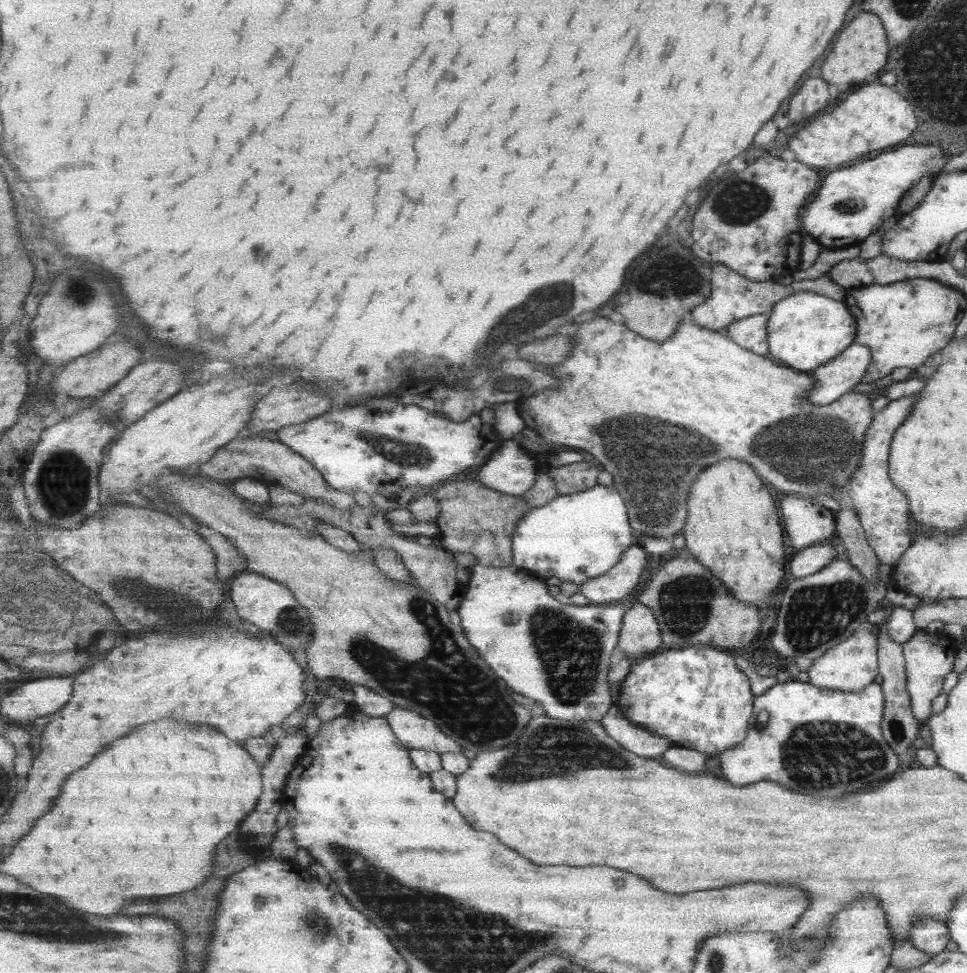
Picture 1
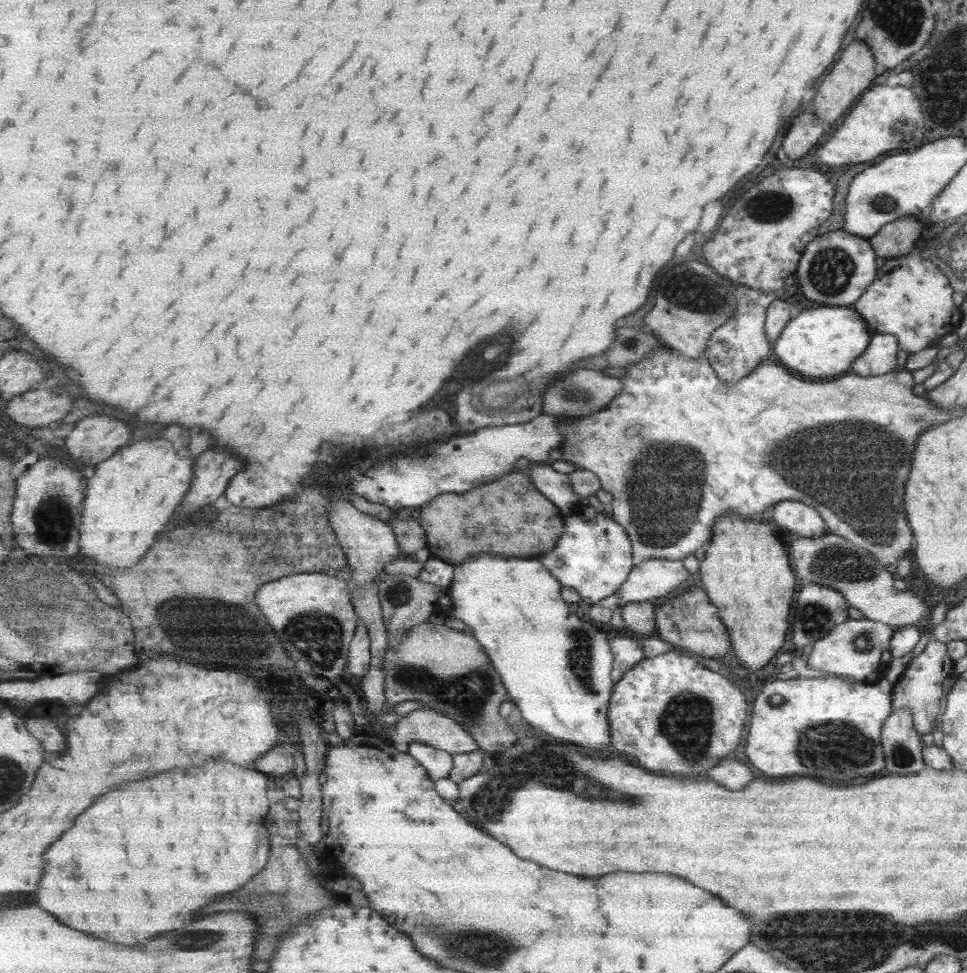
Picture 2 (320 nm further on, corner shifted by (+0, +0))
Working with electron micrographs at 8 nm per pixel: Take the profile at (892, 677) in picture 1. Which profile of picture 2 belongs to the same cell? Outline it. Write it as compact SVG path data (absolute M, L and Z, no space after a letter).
M906 708L891 710L880 728L884 766L891 774L915 774L924 767L920 734L913 728Z

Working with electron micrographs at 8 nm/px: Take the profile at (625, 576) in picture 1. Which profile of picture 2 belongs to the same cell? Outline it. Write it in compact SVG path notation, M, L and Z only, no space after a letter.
M651 559L646 560L644 563L637 564L631 574L628 581L621 586L617 595L620 596L620 608L618 608L612 616L612 626L615 629L624 628L626 622L623 620L621 608L628 602L659 602L670 597L676 596L684 592L695 580L696 576L687 572L683 561L669 560L669 559Z

